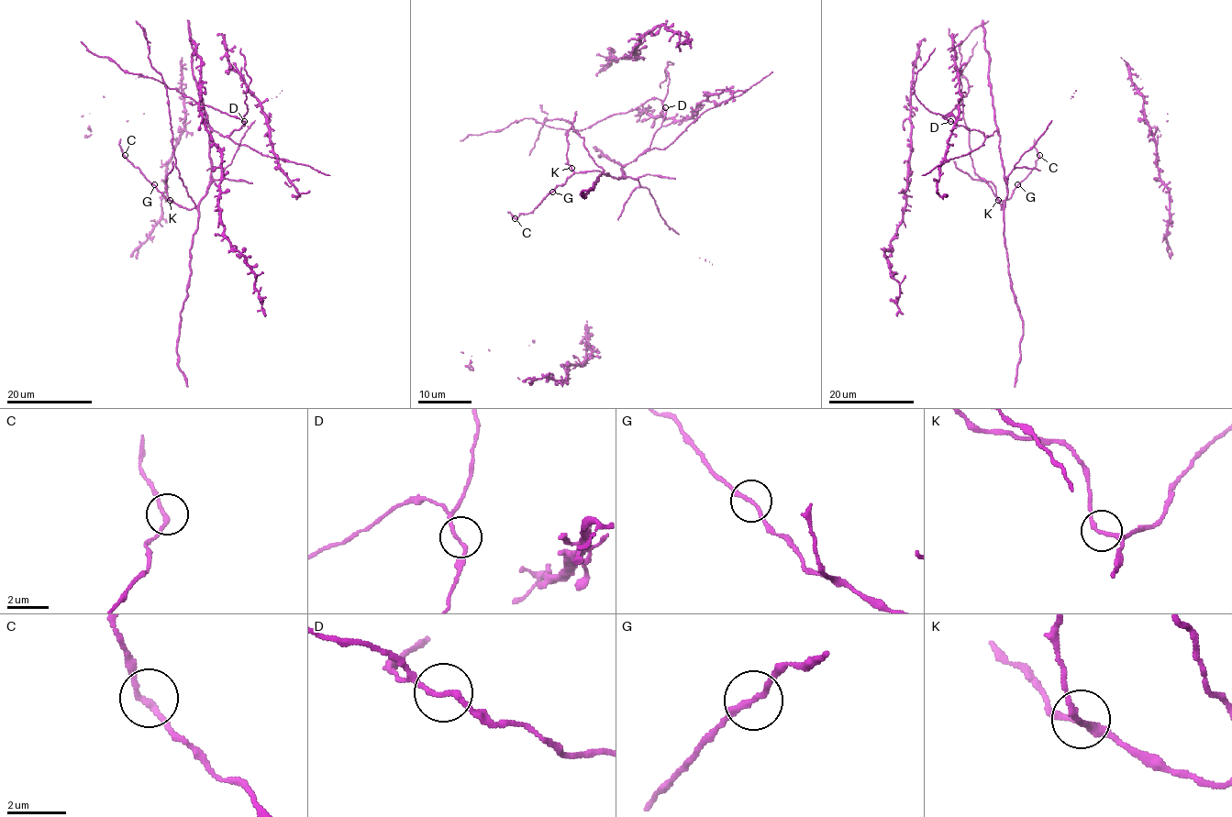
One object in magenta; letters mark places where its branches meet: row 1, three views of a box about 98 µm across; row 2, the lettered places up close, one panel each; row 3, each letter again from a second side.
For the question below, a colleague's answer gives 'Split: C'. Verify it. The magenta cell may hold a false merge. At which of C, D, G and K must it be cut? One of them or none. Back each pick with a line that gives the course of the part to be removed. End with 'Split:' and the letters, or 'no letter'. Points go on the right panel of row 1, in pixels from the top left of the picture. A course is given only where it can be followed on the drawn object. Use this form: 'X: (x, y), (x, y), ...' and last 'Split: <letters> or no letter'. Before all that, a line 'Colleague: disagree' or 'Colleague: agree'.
Colleague: disagree
Split: no letter

